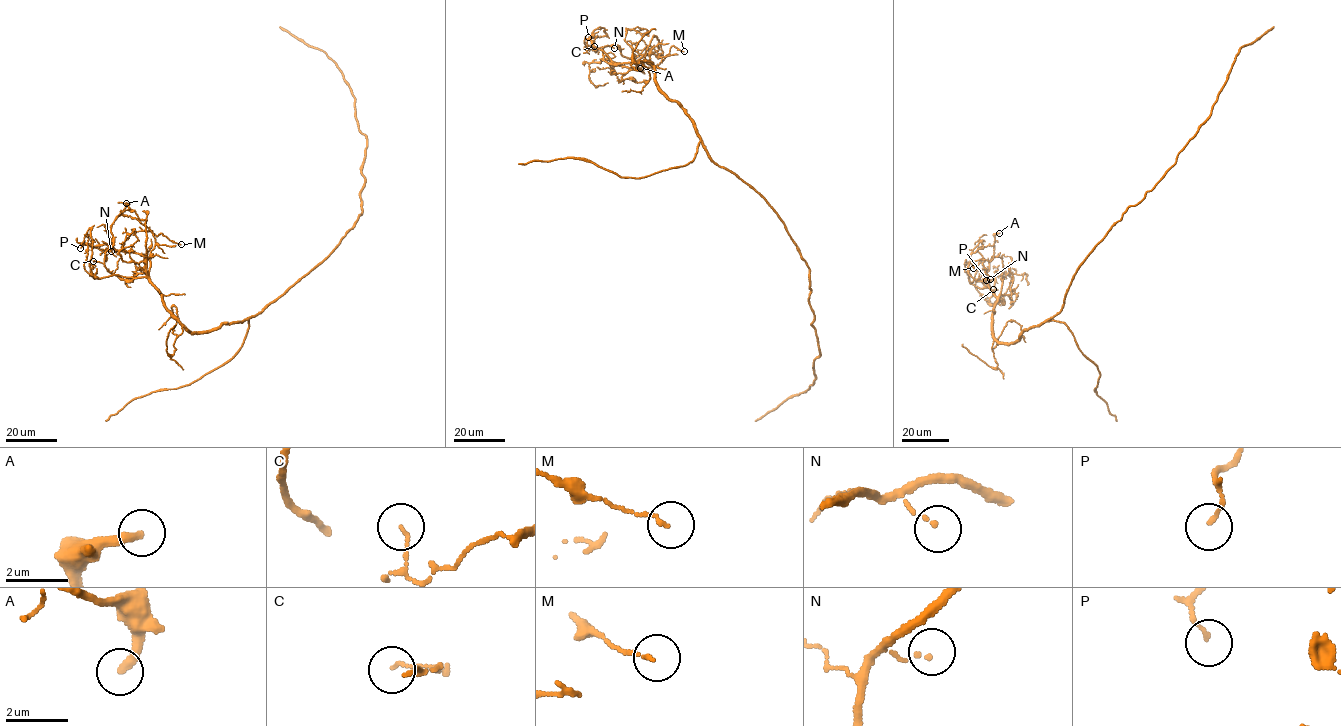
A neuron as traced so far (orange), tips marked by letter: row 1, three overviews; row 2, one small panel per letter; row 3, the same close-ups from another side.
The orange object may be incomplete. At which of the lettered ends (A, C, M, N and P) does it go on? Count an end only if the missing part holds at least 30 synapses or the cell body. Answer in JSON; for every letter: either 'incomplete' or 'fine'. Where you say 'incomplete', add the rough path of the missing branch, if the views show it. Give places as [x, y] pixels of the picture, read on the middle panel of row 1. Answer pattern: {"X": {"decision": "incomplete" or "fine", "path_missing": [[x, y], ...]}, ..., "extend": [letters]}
{"A": {"decision": "fine"}, "C": {"decision": "fine"}, "M": {"decision": "fine"}, "N": {"decision": "fine"}, "P": {"decision": "fine"}, "extend": []}

